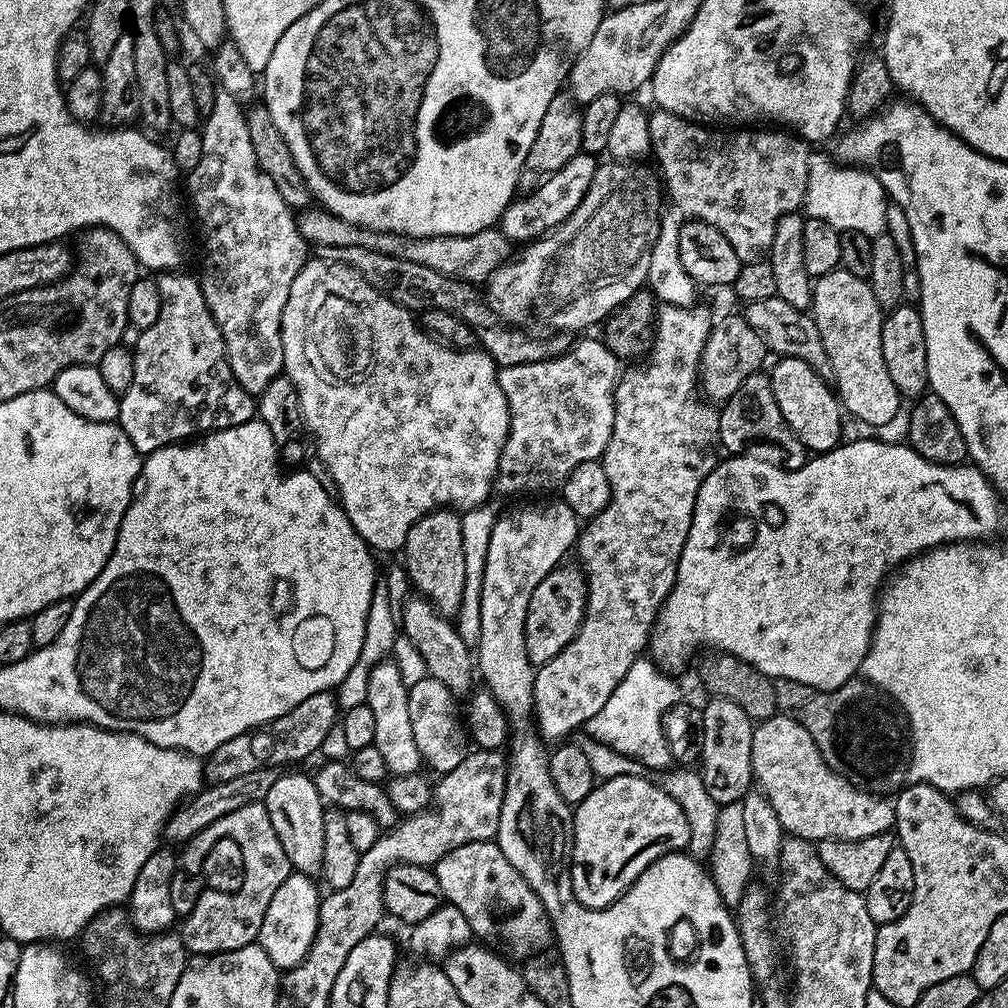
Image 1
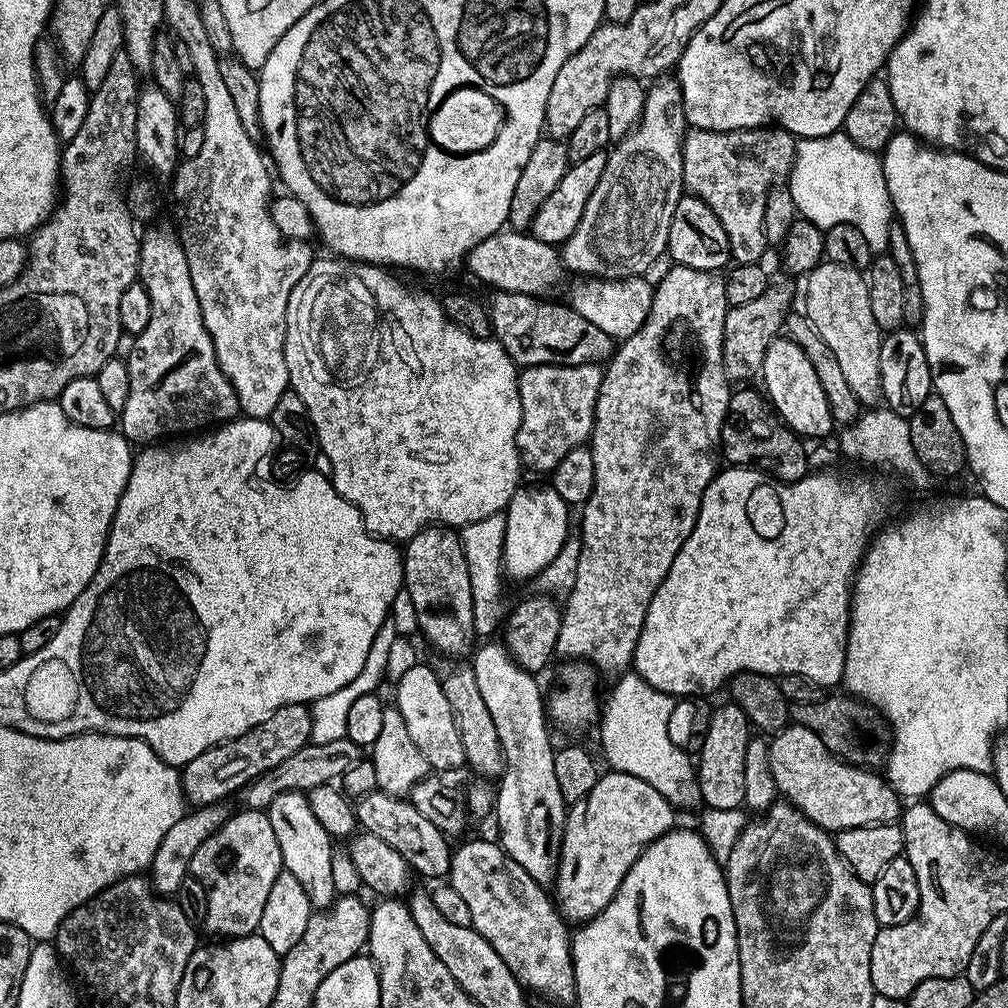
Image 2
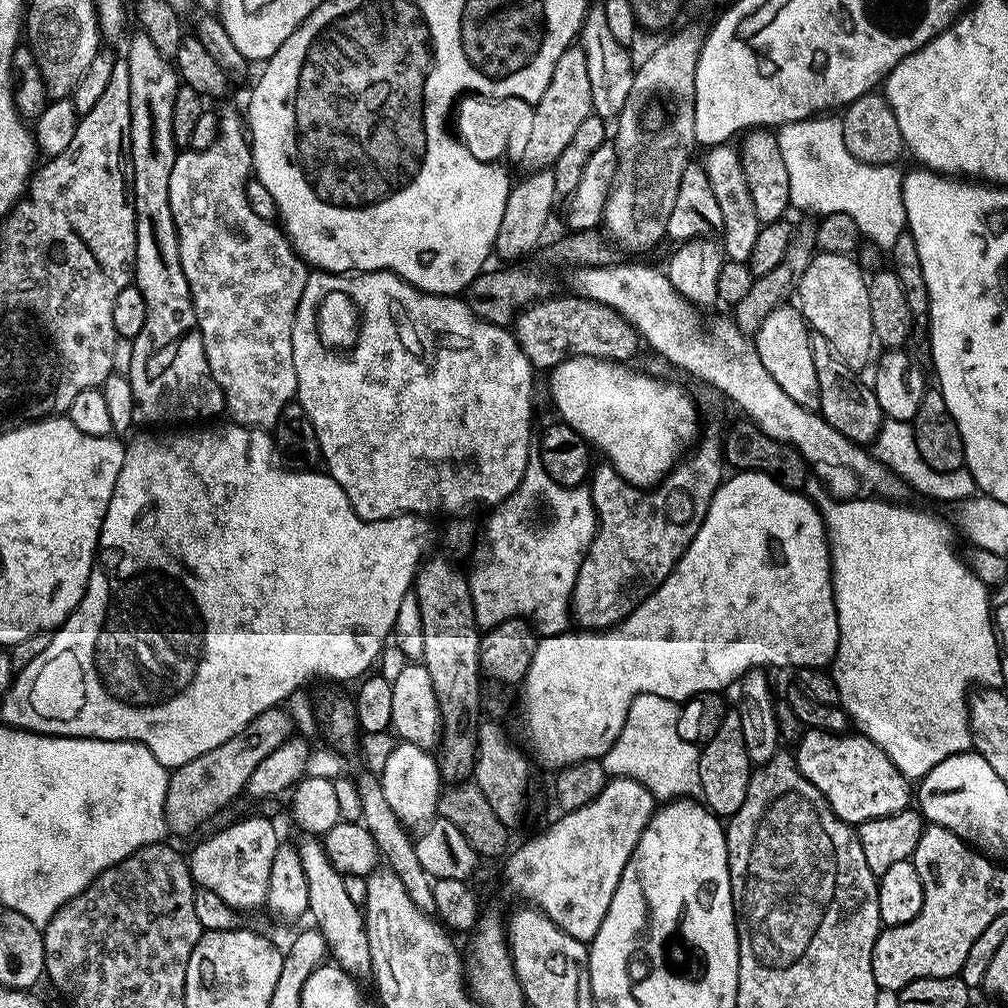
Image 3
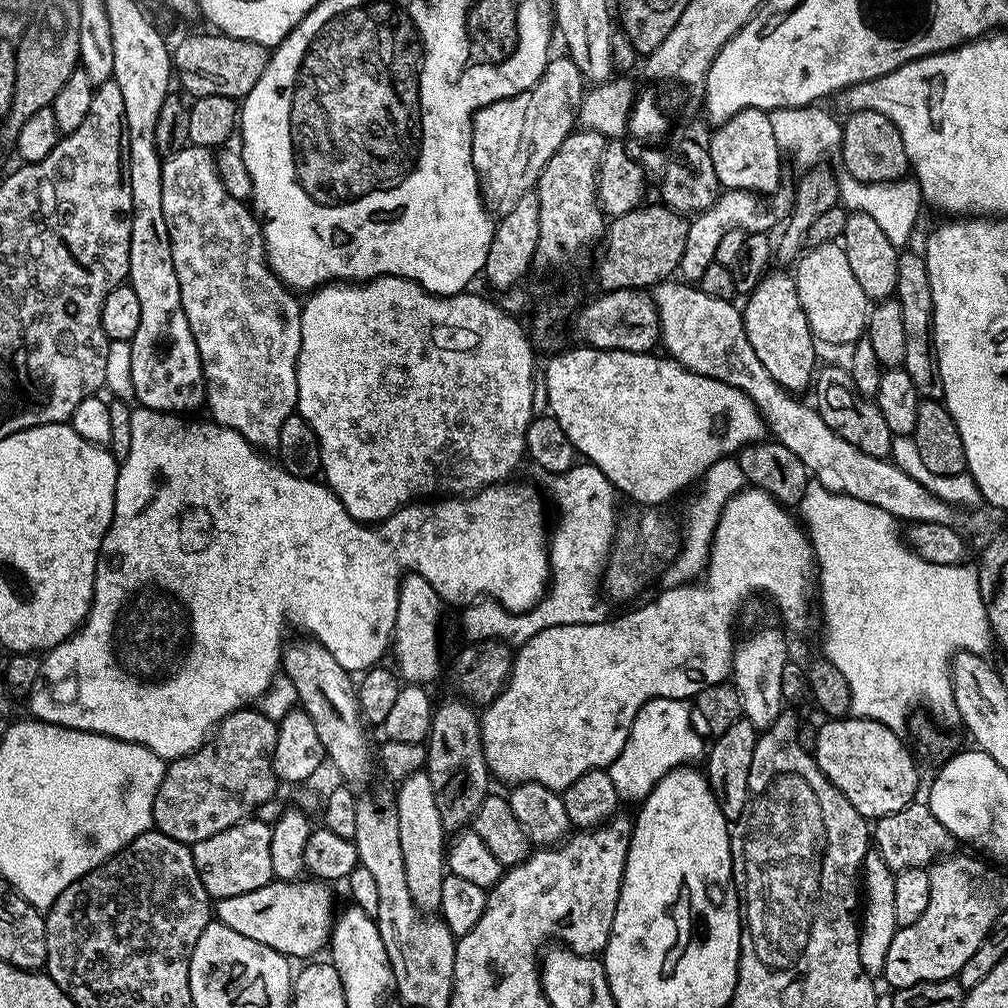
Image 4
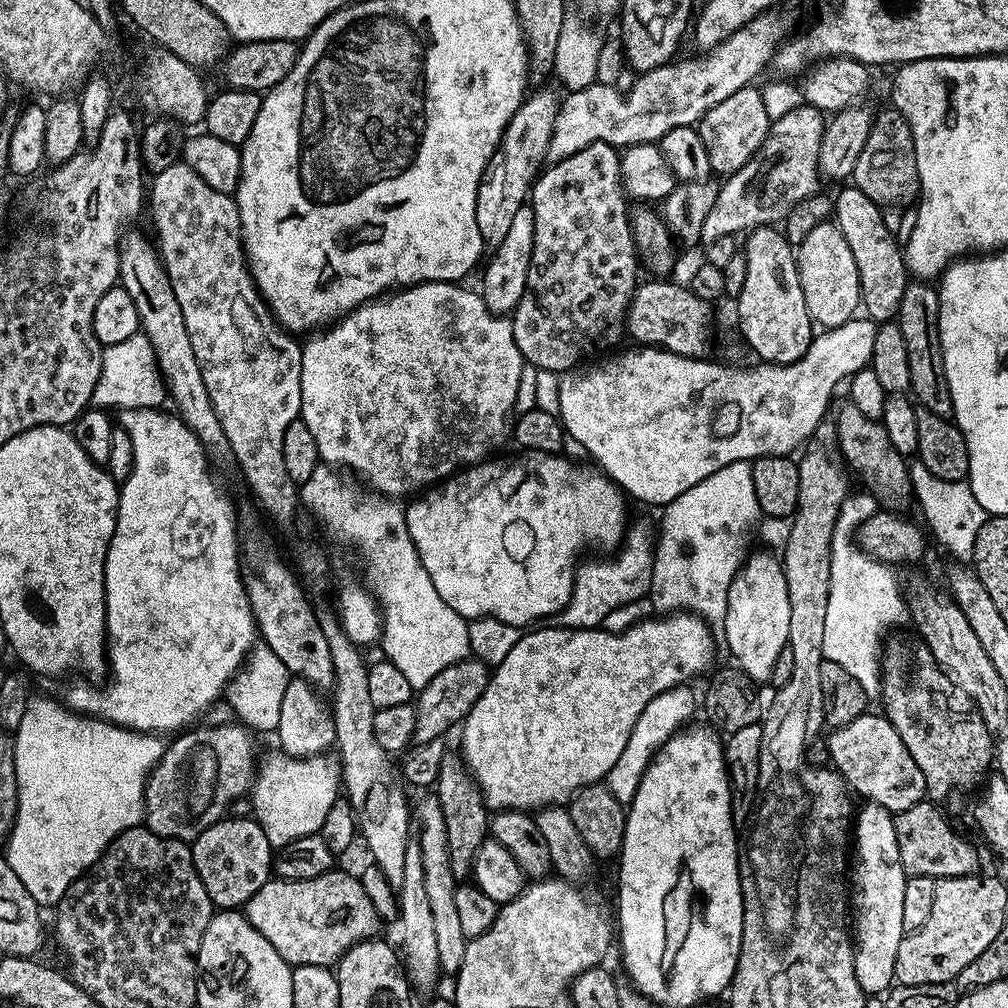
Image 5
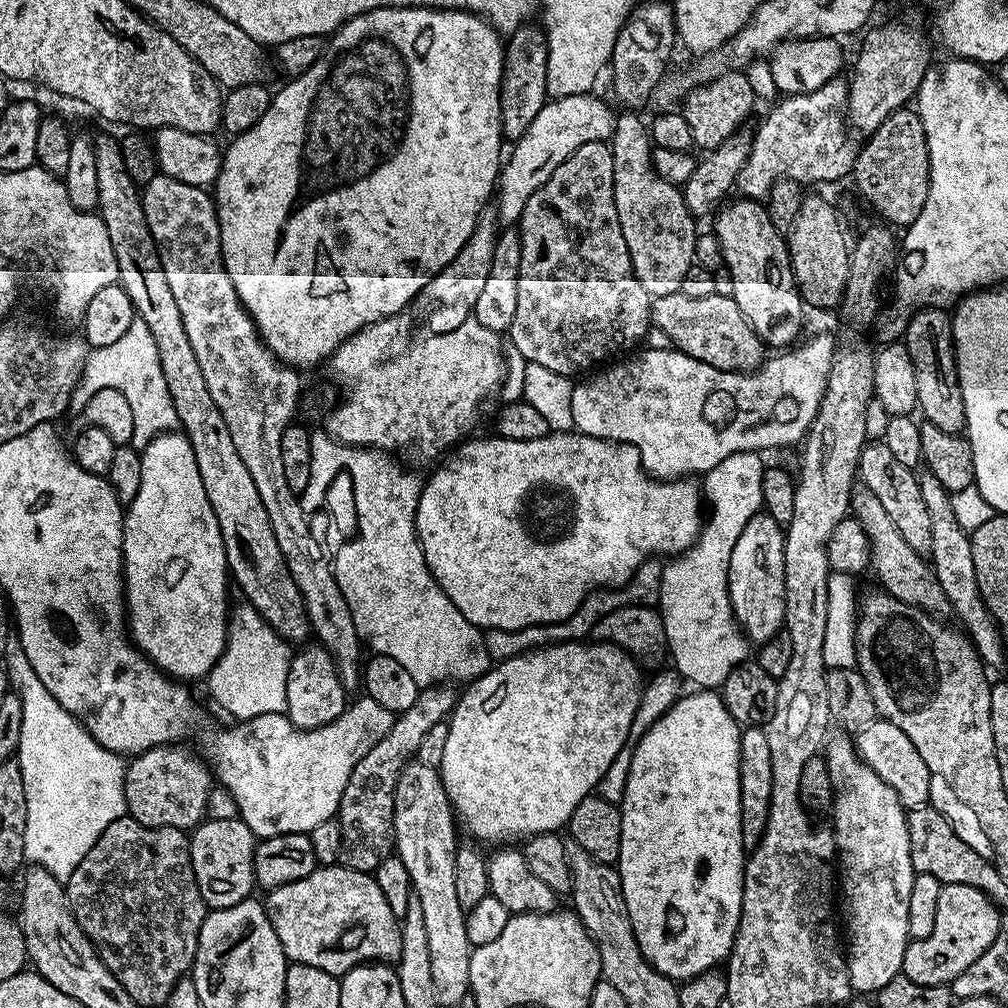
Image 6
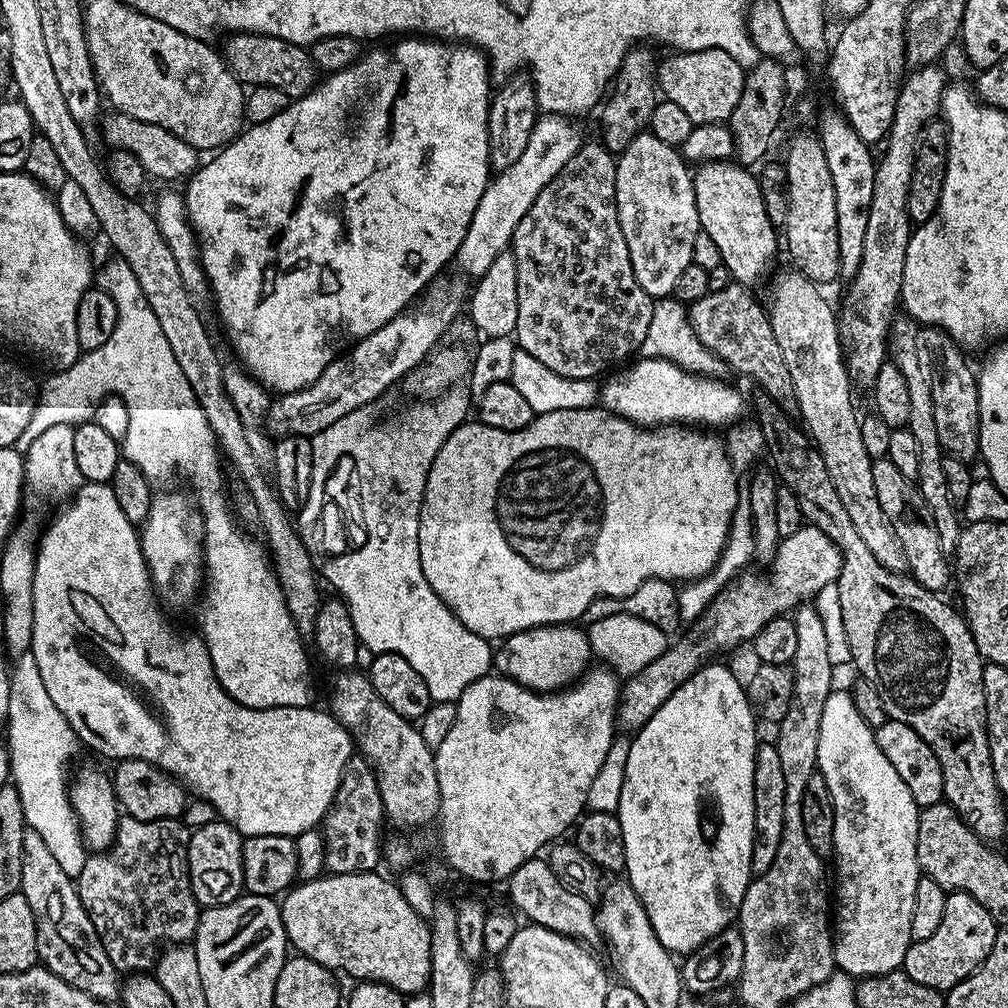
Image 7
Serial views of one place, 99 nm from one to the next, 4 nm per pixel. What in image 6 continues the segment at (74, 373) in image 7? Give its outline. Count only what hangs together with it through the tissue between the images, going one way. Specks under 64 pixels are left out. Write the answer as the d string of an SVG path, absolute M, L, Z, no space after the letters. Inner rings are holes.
M139 318L130 322L130 330L126 330L118 342L113 342L103 350L89 351L84 373L80 375L72 395L71 411L76 414L82 412L90 398L98 390L105 389L118 390L130 402L134 412L133 441L137 449L143 450L153 438L161 436L163 432L171 432L179 425L180 419L162 372L154 334L150 334L150 326L146 326L146 322ZM241 603L241 608L233 607L228 617L228 637L224 643L218 662L208 671L206 683L208 692L216 699L216 704L224 712L229 712L233 721L239 722L258 718L259 715L284 712L286 706L286 674L290 674L290 662L294 655L289 641L283 640L254 610L251 604Z

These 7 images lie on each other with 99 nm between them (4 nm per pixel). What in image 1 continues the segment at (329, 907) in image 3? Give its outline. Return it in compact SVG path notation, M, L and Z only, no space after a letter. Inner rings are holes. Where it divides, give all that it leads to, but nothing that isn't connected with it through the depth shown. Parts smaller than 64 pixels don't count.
M296 770L285 771L288 772L285 776L284 773L277 775L274 786L270 786L262 803L270 814L270 826L274 826L274 834L278 834L278 842L282 842L282 850L286 850L286 858L293 869L316 878L322 870L322 822L326 805L318 794L315 779L292 771Z

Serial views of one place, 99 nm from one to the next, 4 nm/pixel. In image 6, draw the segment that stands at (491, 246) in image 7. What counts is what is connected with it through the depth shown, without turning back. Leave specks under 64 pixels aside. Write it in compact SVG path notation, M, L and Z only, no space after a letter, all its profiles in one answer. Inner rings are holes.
M584 93L582 95L566 95L549 99L536 119L532 121L528 130L523 134L521 139L515 141L513 152L501 167L500 177L497 180L498 191L496 200L500 202L496 206L496 212L499 221L506 226L512 226L519 223L522 213L525 212L526 202L530 196L537 192L554 174L558 168L579 146L584 146L590 141L609 141L614 133L616 124L615 111L593 93Z

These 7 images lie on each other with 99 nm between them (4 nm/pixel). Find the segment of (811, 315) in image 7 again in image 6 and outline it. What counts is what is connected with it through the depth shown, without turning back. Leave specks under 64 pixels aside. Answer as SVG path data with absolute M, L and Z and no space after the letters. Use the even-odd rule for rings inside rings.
M853 487L850 512L868 535L870 568L871 571L876 571L876 576L880 579L879 587L888 595L927 612L929 616L951 617L952 607L946 594L942 594L942 586L938 586L938 578L934 574L931 563L914 550L910 550L910 546L906 546L906 538L898 534L898 526L890 522L882 502L878 502L878 497L866 487Z

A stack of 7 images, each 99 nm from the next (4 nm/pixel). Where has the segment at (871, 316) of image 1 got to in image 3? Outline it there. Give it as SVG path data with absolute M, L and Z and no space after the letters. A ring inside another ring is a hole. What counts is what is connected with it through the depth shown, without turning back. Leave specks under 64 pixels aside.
M817 251L802 276L799 298L798 307L804 323L815 335L826 338L832 351L847 368L860 370L868 359L873 359L868 281L865 269L852 256Z

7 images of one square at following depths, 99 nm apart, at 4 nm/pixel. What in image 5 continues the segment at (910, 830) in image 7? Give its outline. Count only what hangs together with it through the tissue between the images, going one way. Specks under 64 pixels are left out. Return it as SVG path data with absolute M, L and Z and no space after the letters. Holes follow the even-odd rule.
M867 803L863 807L861 811L857 811L853 825L855 854L850 864L850 882L853 888L850 904L855 977L865 995L872 996L885 993L895 981L894 964L897 961L898 946L906 935L902 915L903 891L908 875L898 858L893 815L877 804Z

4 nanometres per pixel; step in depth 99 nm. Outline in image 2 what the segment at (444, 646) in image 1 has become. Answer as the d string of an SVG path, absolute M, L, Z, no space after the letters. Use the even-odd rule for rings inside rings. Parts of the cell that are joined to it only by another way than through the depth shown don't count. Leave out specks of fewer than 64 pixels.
M448 658L441 661L441 664L435 665L436 676L440 679L442 690L450 702L458 734L462 734L462 750L467 767L472 767L477 772L475 775L480 778L499 777L504 770L504 750L500 745L498 730L494 726L494 718L490 718L490 710L486 710L486 701L478 690L478 682L474 682L471 663L453 662Z

